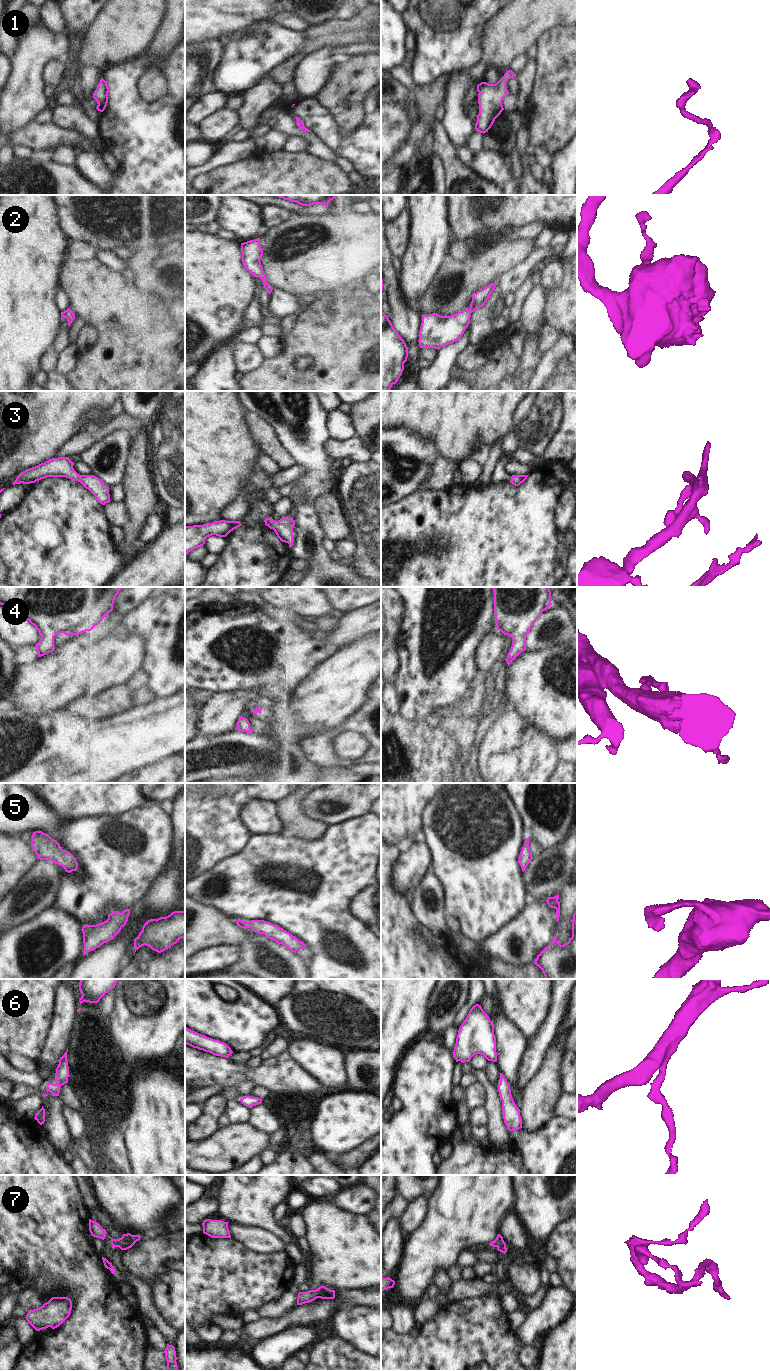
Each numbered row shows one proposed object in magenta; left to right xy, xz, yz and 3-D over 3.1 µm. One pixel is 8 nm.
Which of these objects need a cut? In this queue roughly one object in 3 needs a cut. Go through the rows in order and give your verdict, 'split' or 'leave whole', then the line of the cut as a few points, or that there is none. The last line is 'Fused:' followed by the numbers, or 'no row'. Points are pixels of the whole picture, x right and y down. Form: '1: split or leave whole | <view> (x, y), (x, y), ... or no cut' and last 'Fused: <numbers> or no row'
1: leave whole | no cut
2: leave whole | no cut
3: leave whole | no cut
4: leave whole | no cut
5: leave whole | no cut
6: leave whole | no cut
7: leave whole | no cut
Fused: no row

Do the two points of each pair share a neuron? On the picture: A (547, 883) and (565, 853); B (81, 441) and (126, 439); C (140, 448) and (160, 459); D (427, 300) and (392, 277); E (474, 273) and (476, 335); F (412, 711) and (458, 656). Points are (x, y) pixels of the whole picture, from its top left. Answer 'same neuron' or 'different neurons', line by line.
A: same neuron
B: different neurons
C: different neurons
D: different neurons
E: different neurons
F: same neuron

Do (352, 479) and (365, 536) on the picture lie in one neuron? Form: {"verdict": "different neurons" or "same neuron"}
{"verdict": "same neuron"}

